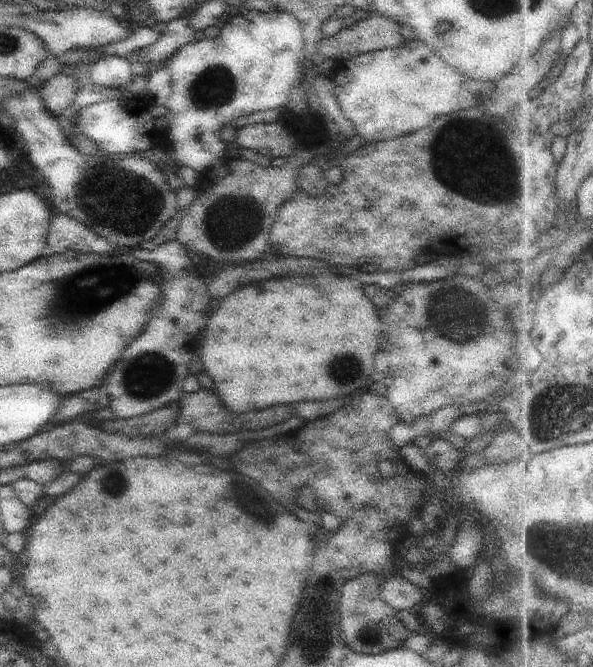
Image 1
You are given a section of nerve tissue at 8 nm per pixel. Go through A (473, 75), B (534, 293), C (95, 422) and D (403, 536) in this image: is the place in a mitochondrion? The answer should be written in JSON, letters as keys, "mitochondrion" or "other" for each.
{"A":"other","B":"other","C":"other","D":"other"}

